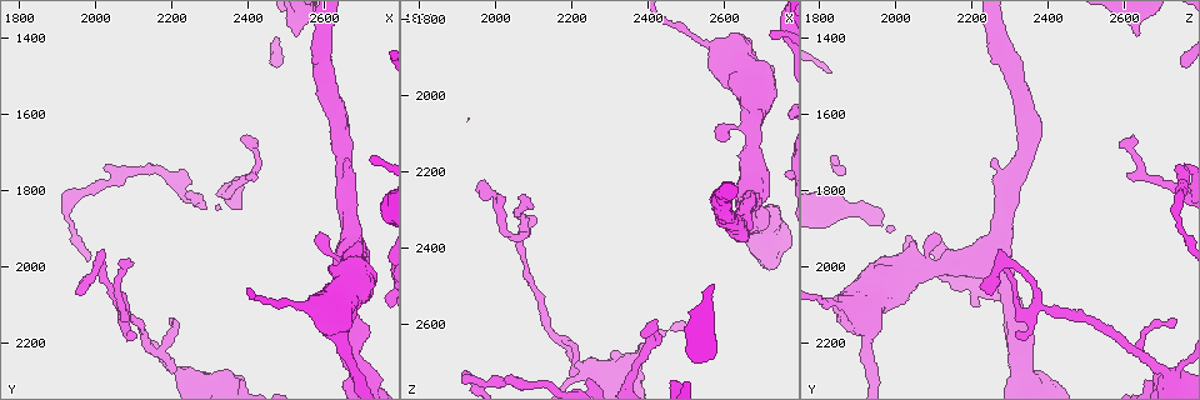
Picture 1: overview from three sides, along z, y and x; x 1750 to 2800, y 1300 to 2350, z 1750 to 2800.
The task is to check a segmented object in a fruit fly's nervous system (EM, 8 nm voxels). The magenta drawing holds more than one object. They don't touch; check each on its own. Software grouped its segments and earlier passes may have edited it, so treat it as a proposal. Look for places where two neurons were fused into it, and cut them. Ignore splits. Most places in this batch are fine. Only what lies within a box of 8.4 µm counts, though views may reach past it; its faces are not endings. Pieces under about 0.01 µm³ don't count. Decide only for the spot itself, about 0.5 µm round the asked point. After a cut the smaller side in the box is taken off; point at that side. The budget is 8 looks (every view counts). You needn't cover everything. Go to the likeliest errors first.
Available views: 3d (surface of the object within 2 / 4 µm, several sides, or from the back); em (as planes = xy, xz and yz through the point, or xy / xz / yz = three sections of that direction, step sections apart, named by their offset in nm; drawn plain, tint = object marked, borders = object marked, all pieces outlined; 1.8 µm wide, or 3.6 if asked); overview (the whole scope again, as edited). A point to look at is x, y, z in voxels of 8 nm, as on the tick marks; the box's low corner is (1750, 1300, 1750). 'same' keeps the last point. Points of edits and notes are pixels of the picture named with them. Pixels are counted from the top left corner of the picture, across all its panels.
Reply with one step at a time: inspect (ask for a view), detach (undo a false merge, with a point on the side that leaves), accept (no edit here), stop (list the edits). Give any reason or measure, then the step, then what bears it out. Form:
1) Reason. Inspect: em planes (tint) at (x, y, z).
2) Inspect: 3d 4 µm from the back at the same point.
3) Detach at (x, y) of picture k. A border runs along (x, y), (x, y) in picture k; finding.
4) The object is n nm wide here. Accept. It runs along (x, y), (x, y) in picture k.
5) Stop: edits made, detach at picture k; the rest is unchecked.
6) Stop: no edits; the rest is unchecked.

Three arms meet. Inspect: em planes (plain) at (2065, 2115, 2395).

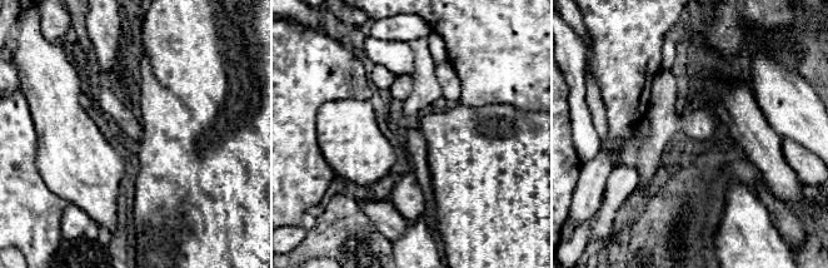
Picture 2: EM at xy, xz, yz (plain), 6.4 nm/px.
Where the object lies. Inspect: em planes (tint) at the same point.

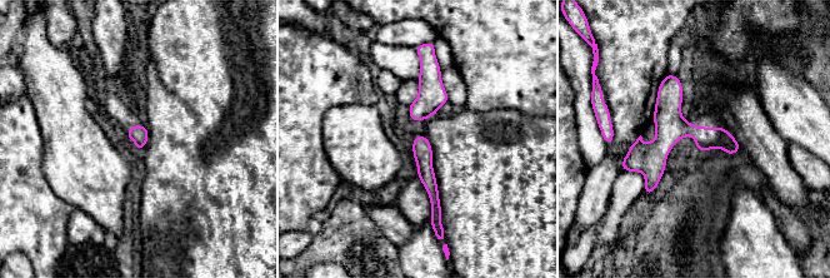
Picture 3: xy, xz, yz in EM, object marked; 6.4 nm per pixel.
The object is 120 nm wide here. Accept. It runs along (735, 145), (674, 132), (628, 165) in picture 3; continuous, no second neuron.

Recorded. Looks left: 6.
Sharp bend. Inspect: em xy step 16 (tint) at (1930, 1845, 2745).

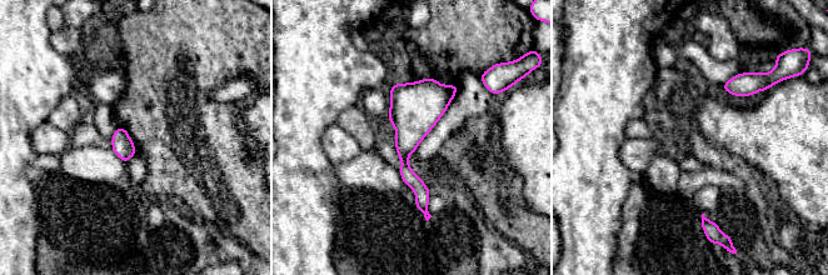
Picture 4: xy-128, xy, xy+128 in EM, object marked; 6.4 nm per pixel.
Inspect: em planes (tint) at the same point.

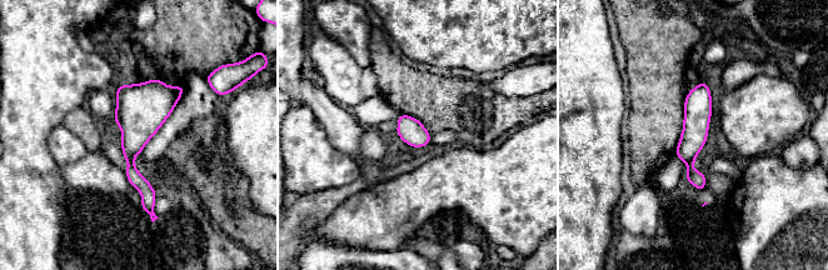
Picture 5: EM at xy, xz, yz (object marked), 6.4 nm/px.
Accept. It runs along (703, 85), (689, 145), (702, 188) in picture 5; continuous, no second neuron.

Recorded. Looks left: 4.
Inspect: 3d 4 µm from the back at (2680, 2000, 2080).

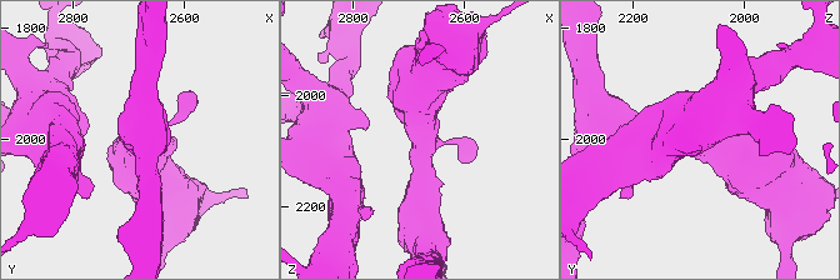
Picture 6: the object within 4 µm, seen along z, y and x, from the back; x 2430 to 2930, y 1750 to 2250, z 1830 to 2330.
Inspect: em yz step 4 (tint) at the same point.

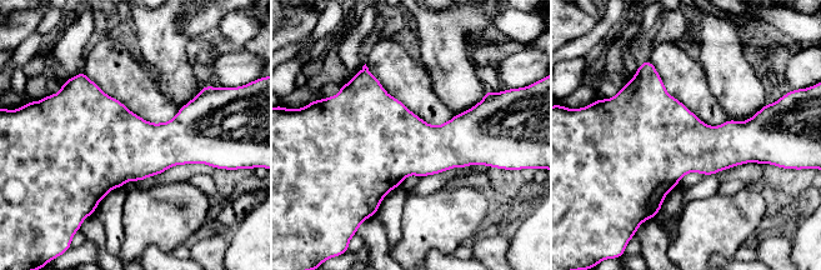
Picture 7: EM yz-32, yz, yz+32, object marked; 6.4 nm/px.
Inspect: em xz step 16 (tint) at the same point.

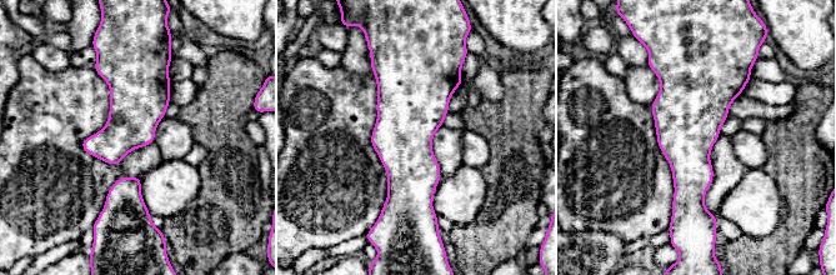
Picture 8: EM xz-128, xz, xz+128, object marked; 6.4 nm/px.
Accept. Continuous, no second neuron.

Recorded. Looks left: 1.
Sudden change in width. Inspect: em 3.6 µm planes (borders) at (2240, 2295, 2720).

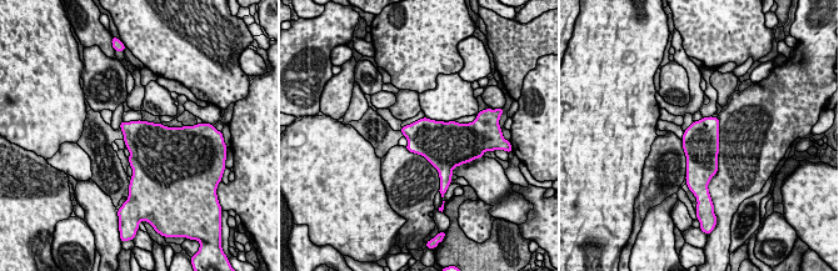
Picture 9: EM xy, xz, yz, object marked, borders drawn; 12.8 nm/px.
The object is 480 nm wide here. Accept. Continuous, no second neuron.

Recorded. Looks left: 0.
Stop: no edits; the rest is unchecked.

